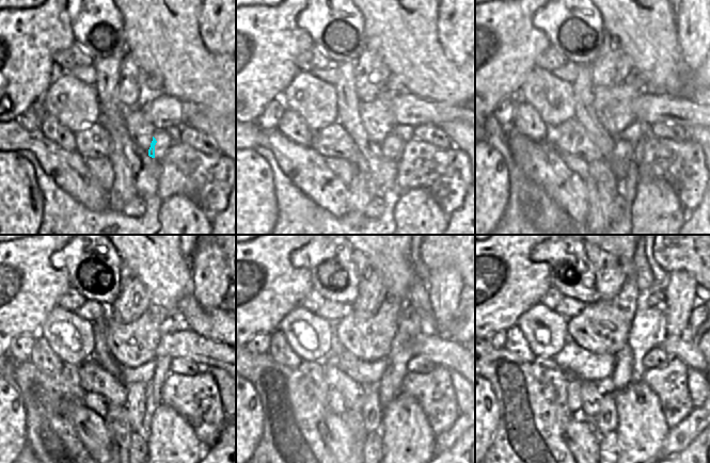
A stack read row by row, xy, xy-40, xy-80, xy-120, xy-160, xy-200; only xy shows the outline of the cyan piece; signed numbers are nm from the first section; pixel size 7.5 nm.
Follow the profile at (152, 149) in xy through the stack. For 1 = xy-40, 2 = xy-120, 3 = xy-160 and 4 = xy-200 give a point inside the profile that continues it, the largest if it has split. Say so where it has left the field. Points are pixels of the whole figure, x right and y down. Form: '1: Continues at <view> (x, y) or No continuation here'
1: Continues at xy-40 (388, 146)
2: Continues at xy-120 (135, 404)
3: Continues at xy-160 (371, 411)
4: Continues at xy-200 (606, 420)

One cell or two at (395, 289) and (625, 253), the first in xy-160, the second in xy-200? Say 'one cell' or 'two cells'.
one cell

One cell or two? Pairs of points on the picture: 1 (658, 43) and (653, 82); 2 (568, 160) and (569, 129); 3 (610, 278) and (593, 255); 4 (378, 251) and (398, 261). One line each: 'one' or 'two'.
1: one
2: two
3: one
4: one

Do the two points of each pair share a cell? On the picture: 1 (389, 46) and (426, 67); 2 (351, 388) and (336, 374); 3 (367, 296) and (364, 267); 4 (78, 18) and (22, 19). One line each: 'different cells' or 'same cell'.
1: same cell
2: same cell
3: same cell
4: different cells

